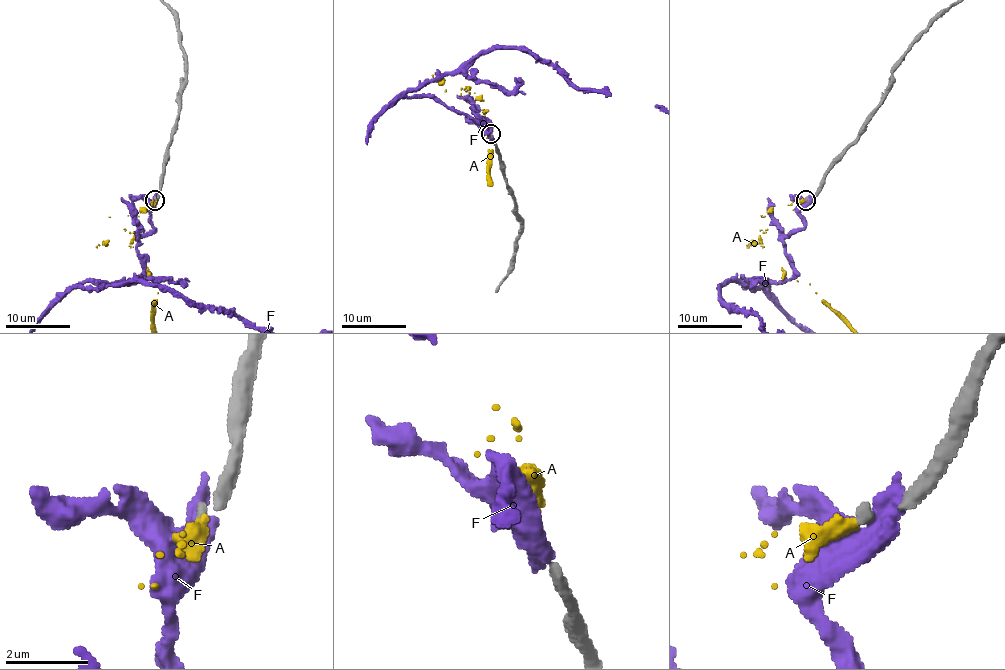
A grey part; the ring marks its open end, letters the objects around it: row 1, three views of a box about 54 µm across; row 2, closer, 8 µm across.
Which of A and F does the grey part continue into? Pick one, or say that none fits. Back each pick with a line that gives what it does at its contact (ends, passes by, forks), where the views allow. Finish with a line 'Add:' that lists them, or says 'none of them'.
A: It ends there
Add: A

